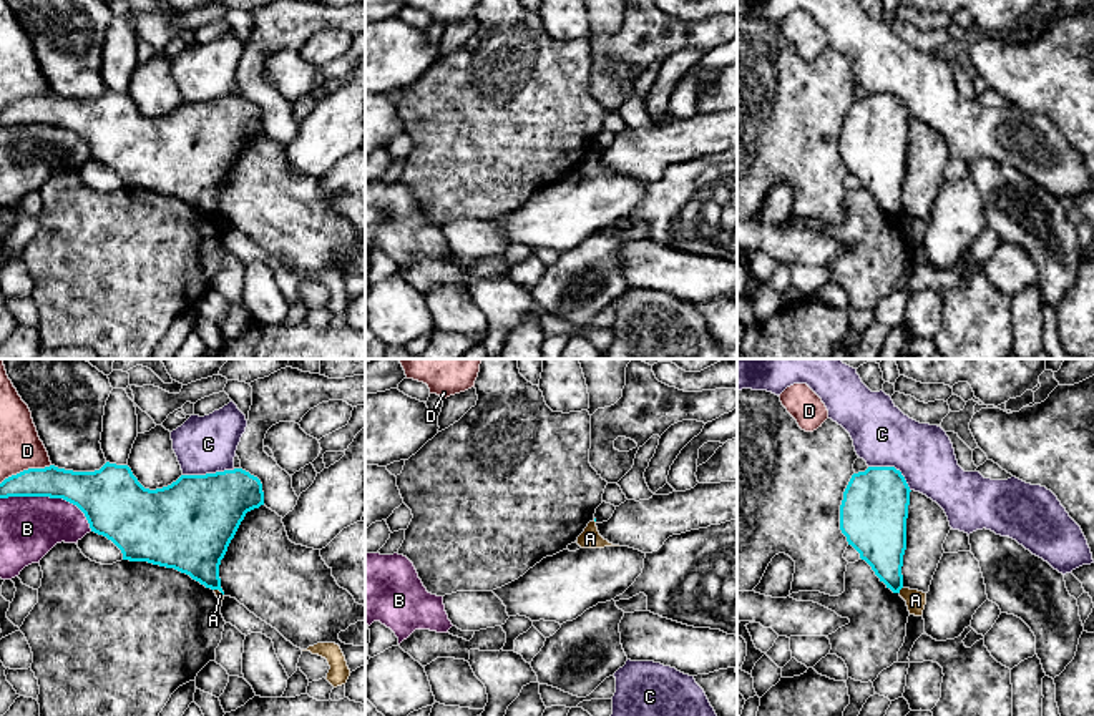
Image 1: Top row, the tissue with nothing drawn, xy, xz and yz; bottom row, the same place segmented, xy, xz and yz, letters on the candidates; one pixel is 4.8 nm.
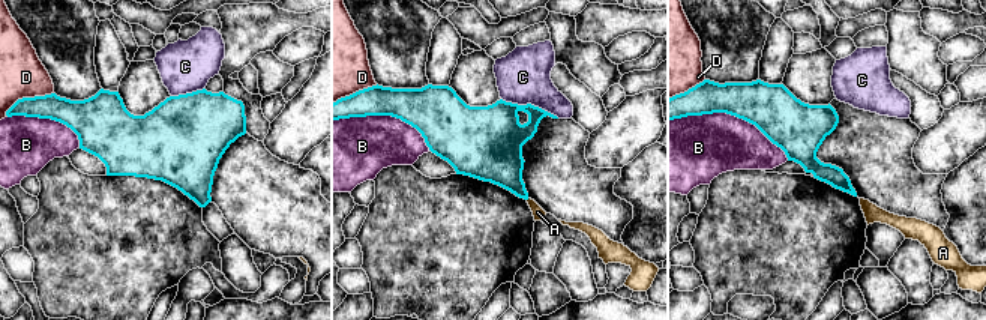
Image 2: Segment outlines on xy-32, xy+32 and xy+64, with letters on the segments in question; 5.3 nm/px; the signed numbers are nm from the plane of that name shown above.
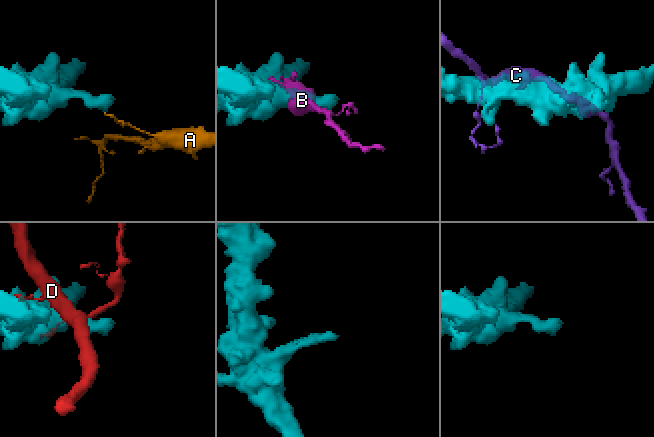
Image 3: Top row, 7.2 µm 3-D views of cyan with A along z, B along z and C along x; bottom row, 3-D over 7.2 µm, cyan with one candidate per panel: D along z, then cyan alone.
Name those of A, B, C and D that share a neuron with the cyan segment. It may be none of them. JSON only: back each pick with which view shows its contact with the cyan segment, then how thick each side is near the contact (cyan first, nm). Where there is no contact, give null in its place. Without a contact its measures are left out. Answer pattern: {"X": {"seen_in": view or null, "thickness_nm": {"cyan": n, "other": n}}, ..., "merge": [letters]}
{"merge": []}

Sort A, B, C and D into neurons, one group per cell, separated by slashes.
A / B / C / D

